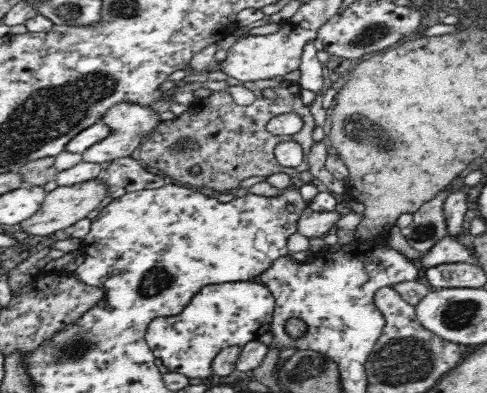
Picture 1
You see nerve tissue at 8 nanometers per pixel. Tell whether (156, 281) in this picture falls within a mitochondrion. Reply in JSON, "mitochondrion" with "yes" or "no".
{"mitochondrion":"yes"}

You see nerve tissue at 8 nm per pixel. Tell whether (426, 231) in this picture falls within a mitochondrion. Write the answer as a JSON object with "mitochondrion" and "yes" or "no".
{"mitochondrion":"yes"}

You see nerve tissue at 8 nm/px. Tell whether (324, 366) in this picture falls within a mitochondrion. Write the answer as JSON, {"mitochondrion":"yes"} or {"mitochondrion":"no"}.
{"mitochondrion":"yes"}

